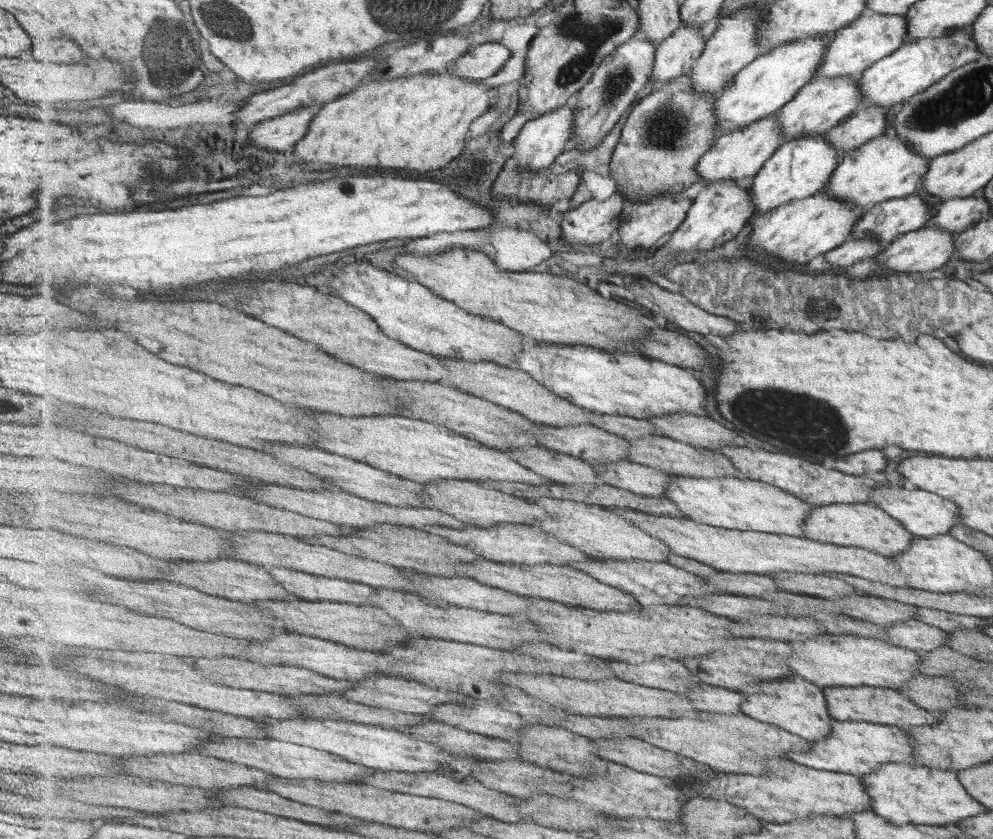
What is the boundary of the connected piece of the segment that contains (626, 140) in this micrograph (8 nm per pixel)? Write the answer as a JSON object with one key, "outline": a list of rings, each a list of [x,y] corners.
{"outline":[[[692,75],[674,78],[639,100],[631,110],[610,162],[612,178],[628,205],[652,197],[683,192],[699,182],[696,166],[719,134],[716,118],[717,94],[697,92]]]}

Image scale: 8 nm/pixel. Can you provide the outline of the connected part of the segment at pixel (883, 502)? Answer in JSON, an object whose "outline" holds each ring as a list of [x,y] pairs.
{"outline":[[[881,485],[872,489],[870,504],[875,505],[885,514],[896,519],[909,533],[915,537],[937,536],[949,532],[950,528],[959,522],[957,505],[949,499],[941,498],[940,495],[929,493],[920,489],[905,490],[905,488]]]}

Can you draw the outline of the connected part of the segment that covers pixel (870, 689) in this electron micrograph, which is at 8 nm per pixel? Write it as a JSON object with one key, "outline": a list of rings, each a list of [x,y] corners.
{"outline":[[[877,686],[859,687],[825,687],[830,713],[837,721],[863,721],[895,727],[911,728],[913,726],[929,726],[938,721],[938,714],[917,706],[896,689]]]}

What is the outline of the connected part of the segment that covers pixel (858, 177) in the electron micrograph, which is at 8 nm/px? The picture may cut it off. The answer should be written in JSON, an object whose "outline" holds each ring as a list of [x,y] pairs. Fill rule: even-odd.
{"outline":[[[881,135],[853,151],[843,153],[842,162],[833,172],[825,191],[833,198],[850,202],[865,212],[880,202],[914,194],[915,186],[923,180],[930,160],[914,152],[903,138]]]}

